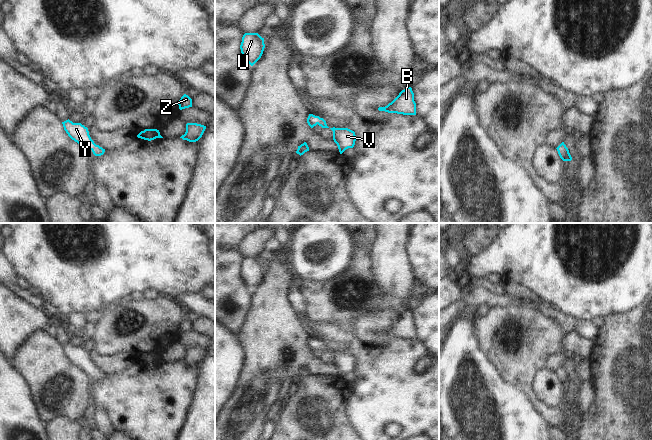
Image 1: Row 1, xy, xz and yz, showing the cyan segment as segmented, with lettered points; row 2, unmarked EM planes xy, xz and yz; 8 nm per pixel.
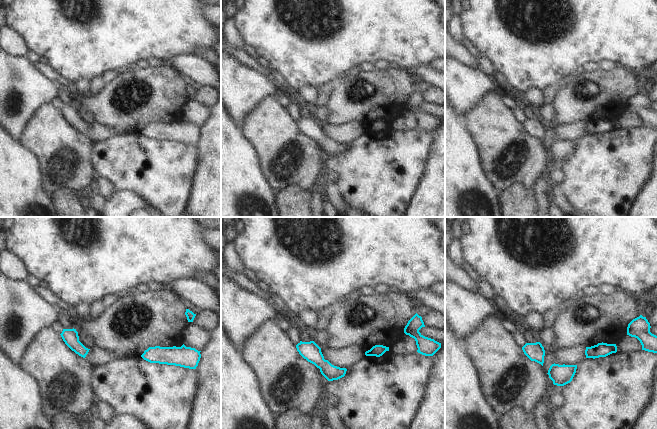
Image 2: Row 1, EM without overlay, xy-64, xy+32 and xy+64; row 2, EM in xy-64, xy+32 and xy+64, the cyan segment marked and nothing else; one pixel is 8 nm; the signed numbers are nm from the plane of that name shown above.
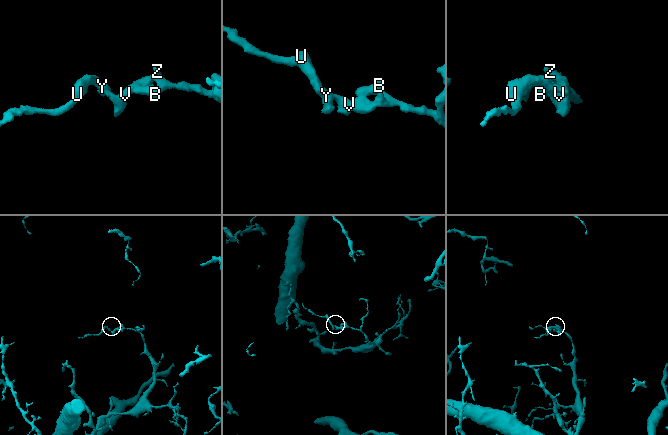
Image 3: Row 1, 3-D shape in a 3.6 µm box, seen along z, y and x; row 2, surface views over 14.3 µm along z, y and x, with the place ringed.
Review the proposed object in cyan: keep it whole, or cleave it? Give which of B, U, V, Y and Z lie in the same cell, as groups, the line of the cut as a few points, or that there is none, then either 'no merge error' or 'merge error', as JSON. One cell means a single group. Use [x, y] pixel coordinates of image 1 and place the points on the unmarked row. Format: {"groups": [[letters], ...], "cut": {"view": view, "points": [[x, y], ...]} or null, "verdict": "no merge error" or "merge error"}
{"groups": [["B", "U", "V", "Y", "Z"]], "cut": null, "verdict": "no merge error"}

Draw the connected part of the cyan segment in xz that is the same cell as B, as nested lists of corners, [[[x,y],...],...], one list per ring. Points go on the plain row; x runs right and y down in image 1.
[[[407,310],[391,327],[385,331],[379,331],[378,334],[403,339],[416,339],[416,327],[412,312]]]

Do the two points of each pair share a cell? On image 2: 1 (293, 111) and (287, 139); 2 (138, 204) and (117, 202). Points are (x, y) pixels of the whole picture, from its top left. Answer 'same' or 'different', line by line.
1: different
2: same

